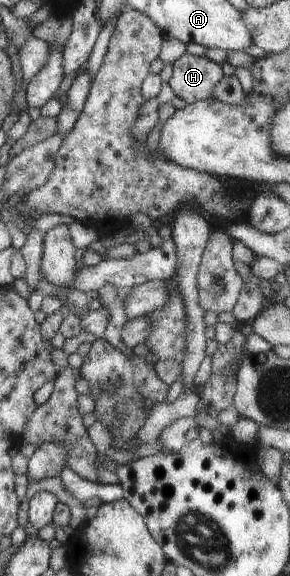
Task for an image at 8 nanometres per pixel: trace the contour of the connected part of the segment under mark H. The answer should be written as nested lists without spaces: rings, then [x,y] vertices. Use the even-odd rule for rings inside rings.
[[[188,53],[181,55],[173,61],[173,75],[169,80],[169,85],[174,94],[183,99],[187,104],[198,102],[199,100],[210,99],[216,101],[212,96],[214,86],[224,77],[223,67],[209,60],[206,56],[193,56]]]

